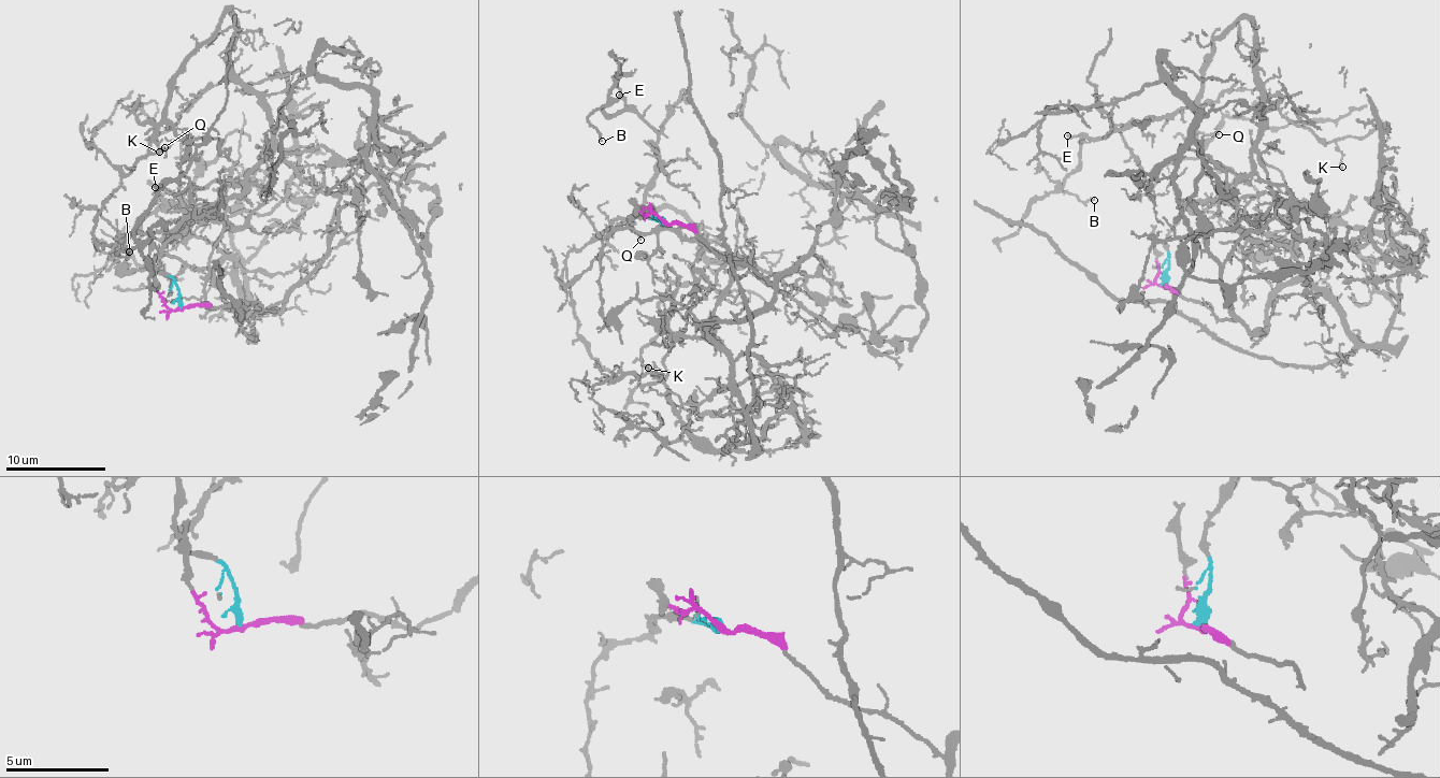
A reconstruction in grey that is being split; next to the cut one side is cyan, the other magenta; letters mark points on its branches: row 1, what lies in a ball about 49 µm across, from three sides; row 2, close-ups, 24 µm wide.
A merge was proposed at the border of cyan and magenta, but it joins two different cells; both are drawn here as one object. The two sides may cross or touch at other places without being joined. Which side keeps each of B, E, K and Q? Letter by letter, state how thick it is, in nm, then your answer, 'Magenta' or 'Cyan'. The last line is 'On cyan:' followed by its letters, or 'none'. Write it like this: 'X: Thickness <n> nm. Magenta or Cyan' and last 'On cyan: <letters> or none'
B: Thickness 100 nm. Cyan
E: Thickness 150 nm. Cyan
K: Thickness 130 nm. Cyan
Q: Thickness 130 nm. Cyan
On cyan: B, E, K, Q

